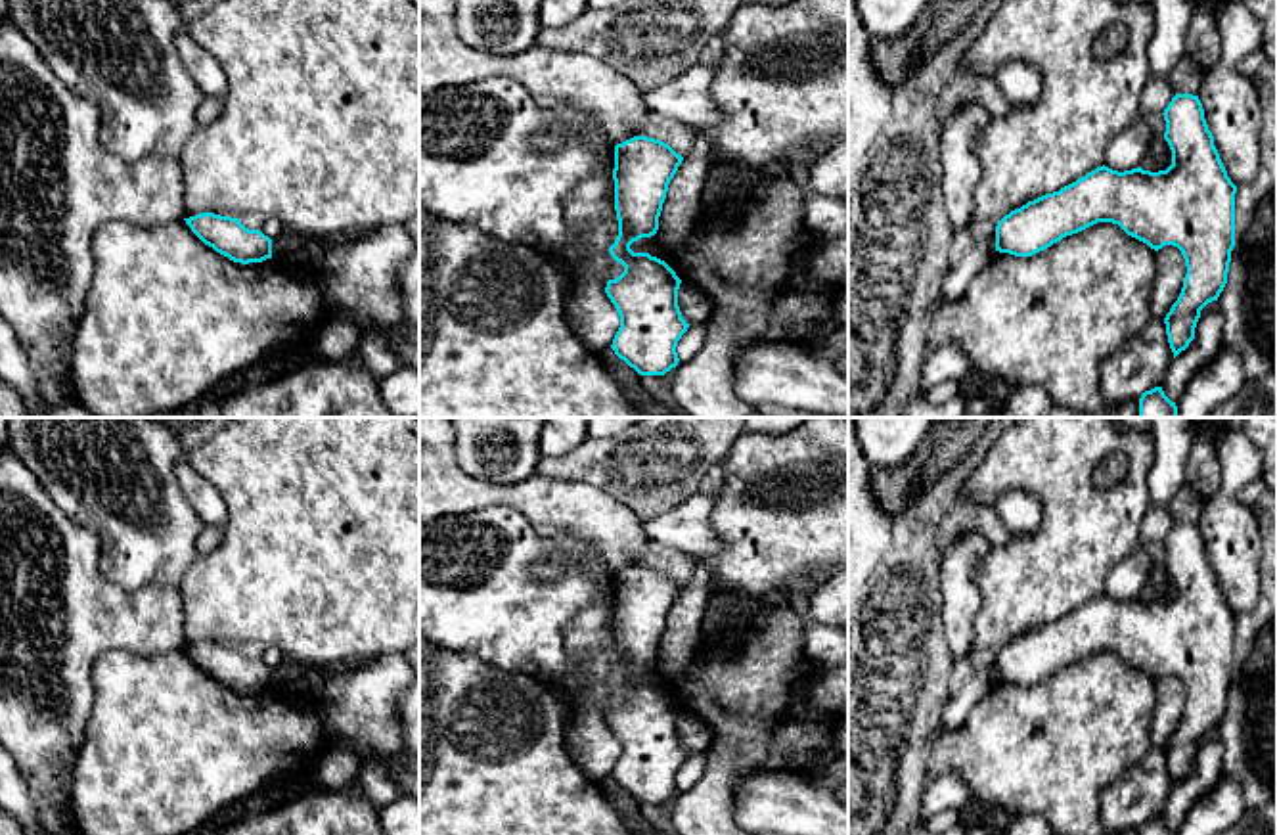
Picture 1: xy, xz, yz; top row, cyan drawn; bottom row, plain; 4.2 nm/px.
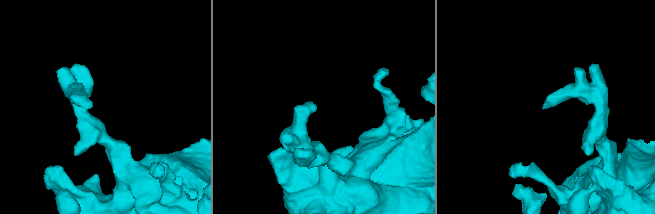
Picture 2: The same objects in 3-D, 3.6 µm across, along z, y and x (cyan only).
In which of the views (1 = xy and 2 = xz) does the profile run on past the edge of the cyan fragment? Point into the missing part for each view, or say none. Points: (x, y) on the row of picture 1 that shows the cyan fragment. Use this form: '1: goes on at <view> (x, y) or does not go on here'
1: does not go on here
2: does not go on here

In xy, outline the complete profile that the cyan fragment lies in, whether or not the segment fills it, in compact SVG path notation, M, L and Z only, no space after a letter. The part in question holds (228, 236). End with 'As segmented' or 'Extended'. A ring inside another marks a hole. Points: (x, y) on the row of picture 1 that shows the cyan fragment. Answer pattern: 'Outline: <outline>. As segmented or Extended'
Outline: M201 213L184 220L205 245L234 262L249 264L272 259L272 239L260 230L245 228L239 218Z. As segmented

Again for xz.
Outline: M634 136L615 146L613 180L618 236L609 247L609 253L624 266L624 272L618 278L609 280L605 287L607 297L620 316L620 327L611 349L639 375L664 375L676 368L680 362L676 347L689 327L678 306L682 280L676 272L664 260L630 249L634 241L657 234L668 184L682 161L683 157L668 144L647 136Z. As segmented

